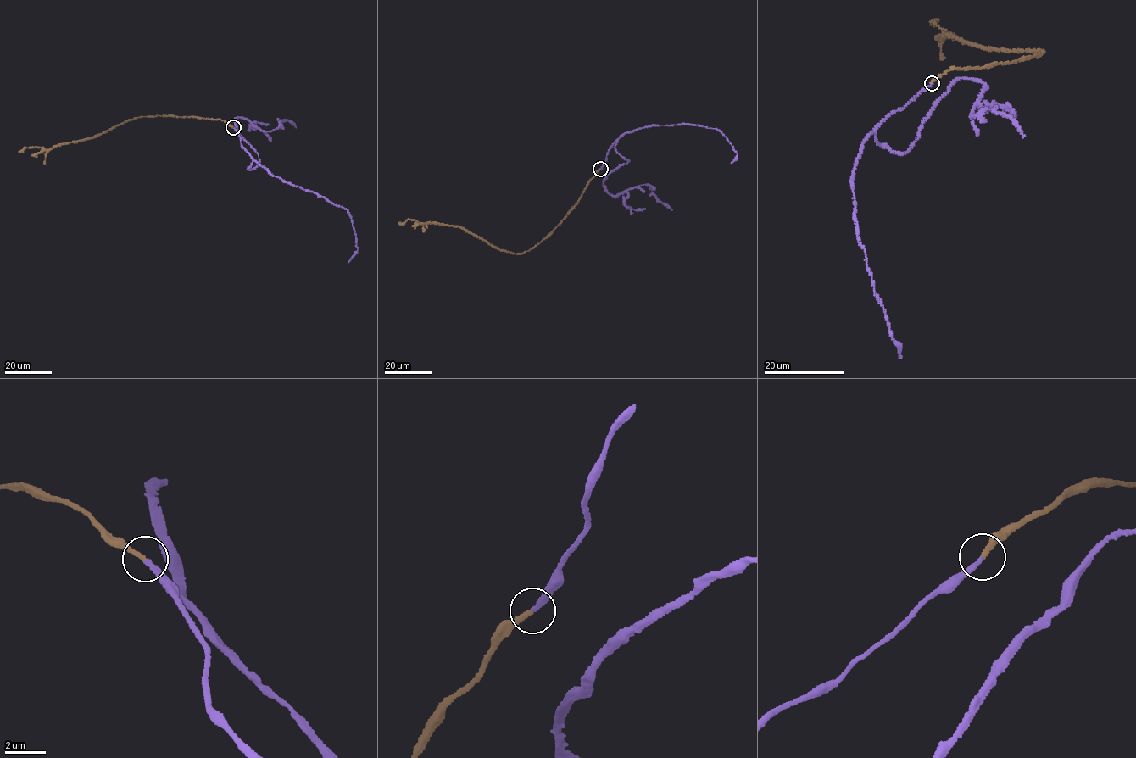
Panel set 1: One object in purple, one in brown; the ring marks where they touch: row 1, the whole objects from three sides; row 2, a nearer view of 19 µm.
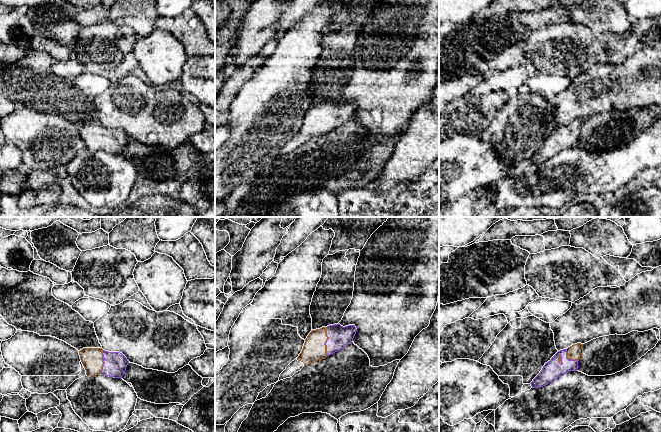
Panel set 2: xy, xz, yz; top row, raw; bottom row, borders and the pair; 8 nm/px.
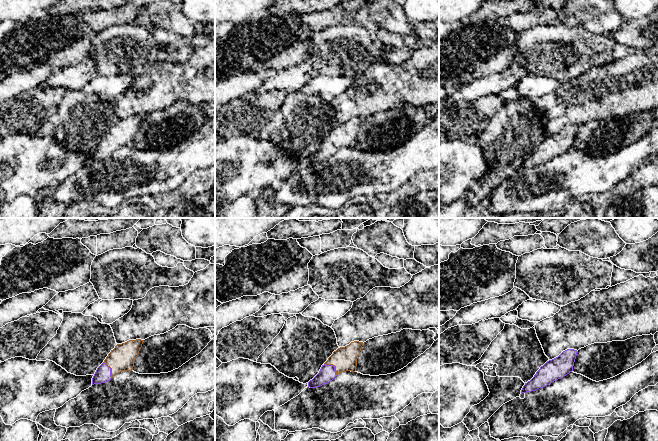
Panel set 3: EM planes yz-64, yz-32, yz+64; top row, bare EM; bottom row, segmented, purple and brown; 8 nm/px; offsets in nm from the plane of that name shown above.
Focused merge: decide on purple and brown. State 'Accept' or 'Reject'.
Accept

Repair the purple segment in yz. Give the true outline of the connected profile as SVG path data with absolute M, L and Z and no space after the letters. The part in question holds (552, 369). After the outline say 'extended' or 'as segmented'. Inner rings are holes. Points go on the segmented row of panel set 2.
M577 343L558 351L530 383L532 388L543 387L568 371L577 371L582 346Z; extended

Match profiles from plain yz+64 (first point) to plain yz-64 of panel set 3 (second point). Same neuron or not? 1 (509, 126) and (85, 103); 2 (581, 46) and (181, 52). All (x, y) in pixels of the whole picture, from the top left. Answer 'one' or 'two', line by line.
1: one
2: one

